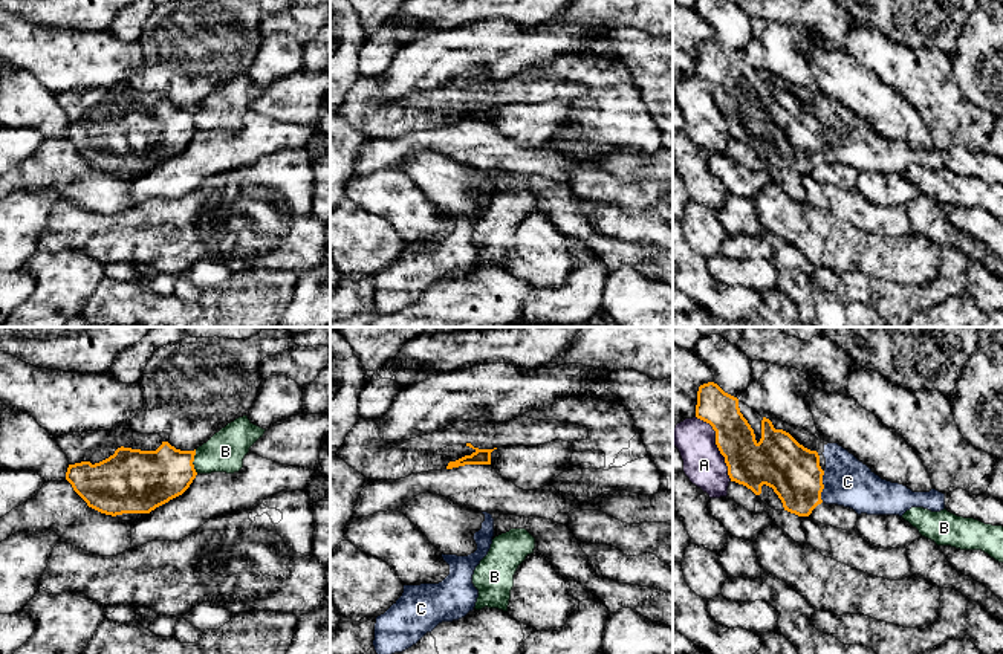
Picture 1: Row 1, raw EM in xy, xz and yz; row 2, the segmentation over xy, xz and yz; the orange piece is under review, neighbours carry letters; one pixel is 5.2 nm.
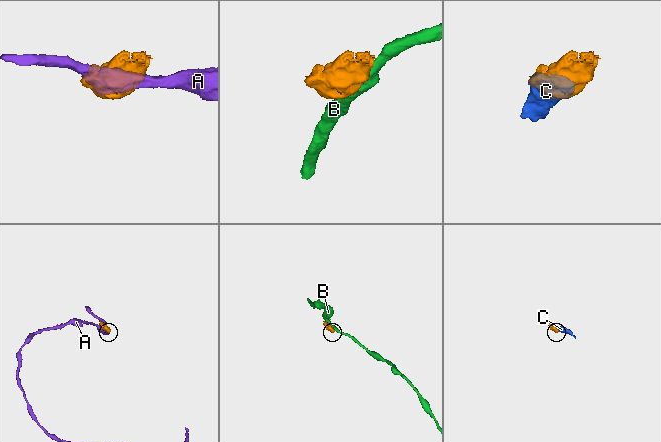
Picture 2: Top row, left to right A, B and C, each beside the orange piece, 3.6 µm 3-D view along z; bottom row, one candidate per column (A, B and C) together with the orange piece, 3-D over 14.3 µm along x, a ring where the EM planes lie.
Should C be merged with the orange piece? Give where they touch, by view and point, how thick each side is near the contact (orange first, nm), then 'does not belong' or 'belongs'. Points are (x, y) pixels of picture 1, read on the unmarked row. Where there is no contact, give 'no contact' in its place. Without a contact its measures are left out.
yz (823, 144) | 280/260 nm | belongs

